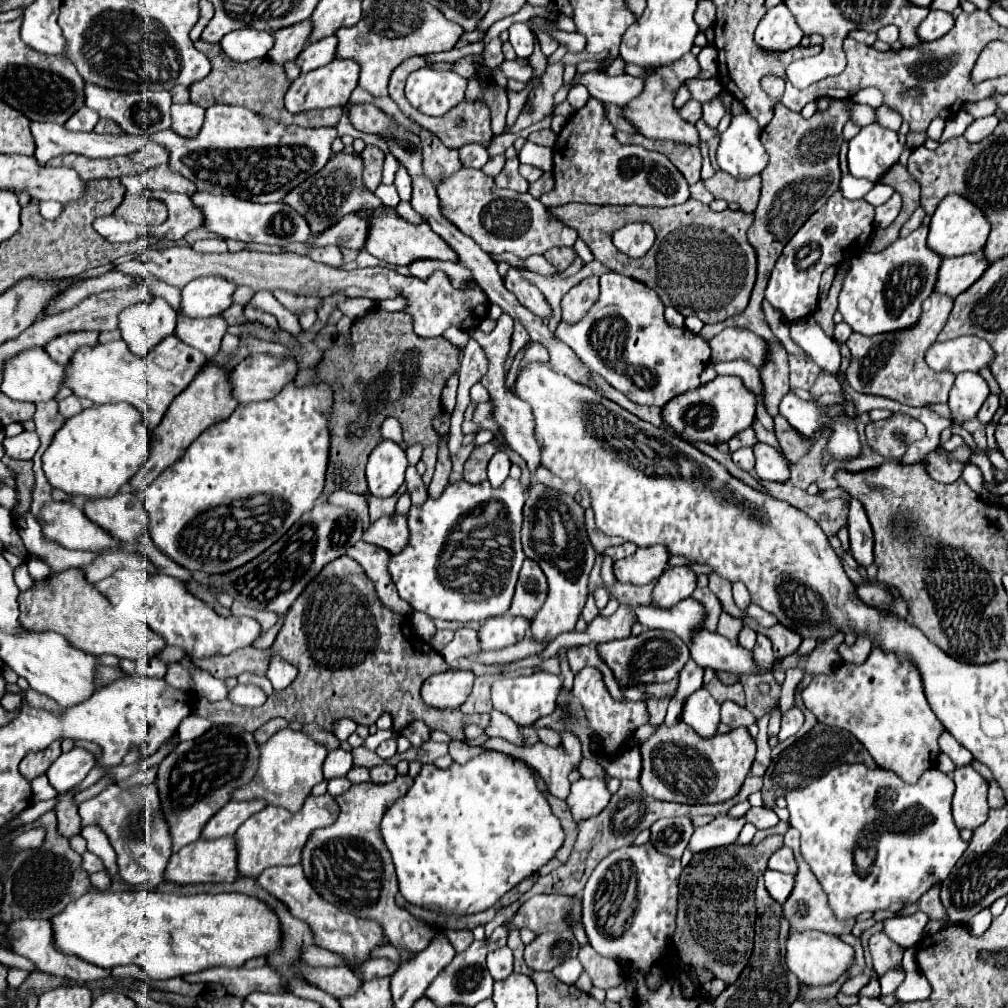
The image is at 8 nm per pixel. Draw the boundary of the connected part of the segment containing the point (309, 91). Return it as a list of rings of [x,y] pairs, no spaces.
[[[336,58],[336,60],[332,60],[330,64],[326,64],[322,68],[316,68],[308,74],[300,74],[287,91],[284,97],[284,106],[287,110],[296,112],[296,114],[305,110],[344,107],[348,102],[348,98],[350,98],[350,94],[352,94],[352,90],[358,84],[358,74],[360,74],[360,66],[358,66],[356,60]]]

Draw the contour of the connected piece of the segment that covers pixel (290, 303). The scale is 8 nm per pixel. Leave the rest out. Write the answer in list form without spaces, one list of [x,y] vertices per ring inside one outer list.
[[[274,290],[274,298],[286,306],[292,314],[300,314],[302,310],[316,310],[320,304],[320,298],[312,296],[300,296],[300,294],[288,294],[286,290]]]

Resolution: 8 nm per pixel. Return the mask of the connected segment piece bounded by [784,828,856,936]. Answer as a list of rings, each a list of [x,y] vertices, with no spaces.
[[[790,828],[790,830],[784,834],[784,844],[794,850],[794,856],[796,856],[796,862],[798,862],[796,888],[794,888],[794,892],[790,894],[790,898],[786,900],[786,904],[784,904],[784,914],[786,914],[788,922],[790,922],[790,930],[796,930],[796,932],[798,932],[798,930],[820,930],[820,932],[828,932],[828,934],[836,934],[836,936],[840,936],[840,934],[850,934],[850,930],[852,930],[852,926],[854,926],[856,920],[854,920],[854,918],[848,918],[848,920],[840,922],[840,920],[832,914],[832,910],[830,910],[830,906],[828,906],[828,900],[826,900],[826,894],[824,894],[820,882],[816,880],[816,876],[812,874],[812,870],[808,868],[808,864],[804,862],[802,854],[800,854],[800,834],[798,834],[796,828]]]

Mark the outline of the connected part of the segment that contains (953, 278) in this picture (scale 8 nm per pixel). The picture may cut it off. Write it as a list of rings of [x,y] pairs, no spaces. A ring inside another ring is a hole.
[[[984,250],[958,258],[944,258],[934,290],[958,296],[960,292],[968,290],[986,272],[988,266],[990,262],[984,258]]]

